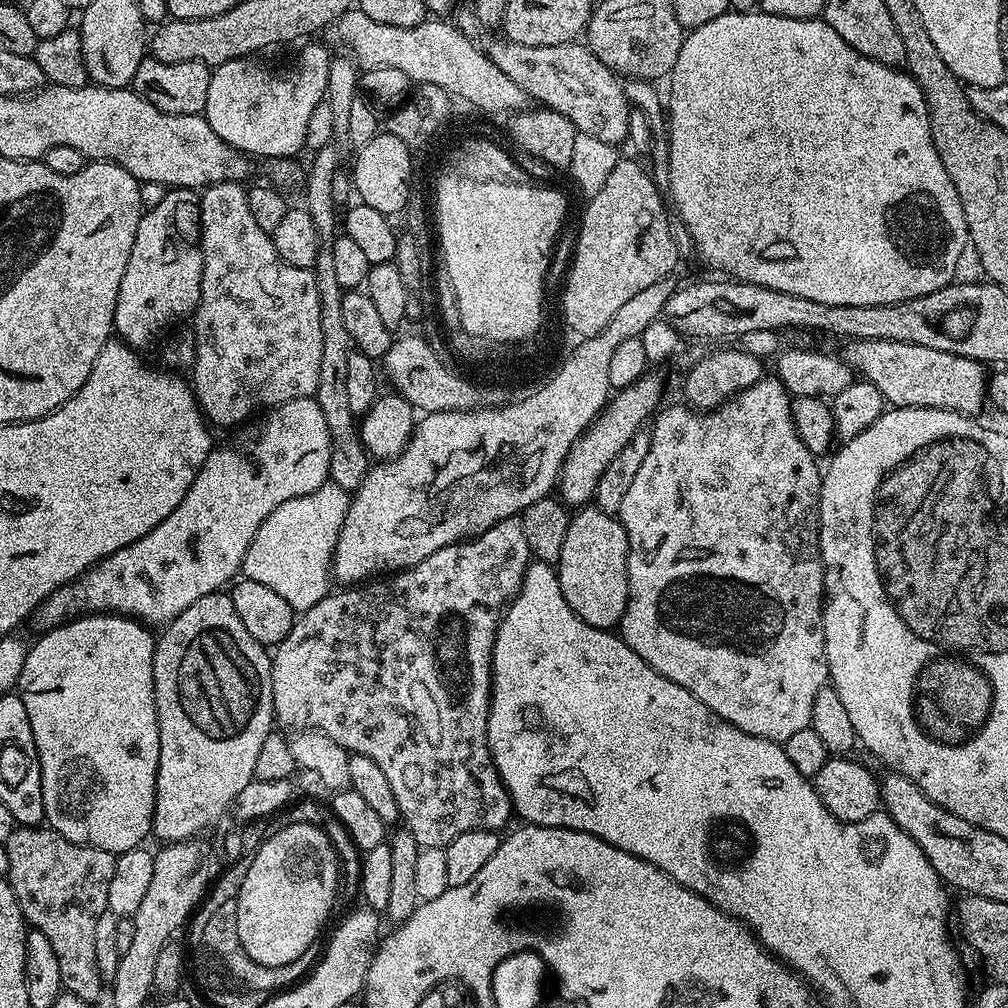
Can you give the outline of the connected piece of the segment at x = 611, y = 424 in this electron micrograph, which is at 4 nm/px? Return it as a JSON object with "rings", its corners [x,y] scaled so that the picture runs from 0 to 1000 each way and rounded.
{"rings":[[[647,369],[642,370],[633,379],[614,386],[604,396],[600,407],[568,440],[560,456],[554,477],[554,490],[561,501],[567,504],[582,501],[590,493],[592,476],[601,466],[601,462],[609,456],[610,451],[617,446],[617,443],[625,438],[625,435],[640,424],[639,419],[650,412],[654,406],[657,381],[654,375],[648,371]]]}

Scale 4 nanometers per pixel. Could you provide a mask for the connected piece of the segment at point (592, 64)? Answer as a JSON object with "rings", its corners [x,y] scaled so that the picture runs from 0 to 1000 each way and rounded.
{"rings":[[[503,38],[479,41],[478,47],[502,77],[514,81],[533,104],[550,109],[570,125],[572,131],[589,133],[615,145],[623,138],[625,104],[616,76],[602,67],[578,43],[554,46],[518,46]]]}

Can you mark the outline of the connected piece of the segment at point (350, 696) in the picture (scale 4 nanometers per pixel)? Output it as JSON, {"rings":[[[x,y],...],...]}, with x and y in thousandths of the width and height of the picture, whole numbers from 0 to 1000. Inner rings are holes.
{"rings":[[[515,514],[499,516],[486,522],[486,526],[476,532],[469,532],[467,536],[444,540],[438,546],[427,550],[427,554],[392,568],[388,573],[373,573],[360,581],[337,585],[341,587],[330,586],[319,592],[314,599],[293,612],[288,629],[284,629],[280,638],[273,640],[269,652],[270,708],[273,717],[282,724],[318,726],[323,728],[323,732],[331,732],[331,736],[335,736],[335,740],[347,748],[368,752],[382,766],[387,784],[391,784],[391,792],[395,796],[400,820],[410,828],[411,835],[418,842],[439,843],[446,835],[450,835],[450,831],[454,831],[454,827],[462,827],[466,823],[496,825],[503,819],[504,813],[509,813],[508,793],[504,791],[504,782],[498,776],[496,765],[488,755],[488,746],[484,742],[484,705],[488,703],[488,642],[492,636],[492,624],[496,621],[501,602],[516,588],[525,559],[526,549],[518,518]]]}

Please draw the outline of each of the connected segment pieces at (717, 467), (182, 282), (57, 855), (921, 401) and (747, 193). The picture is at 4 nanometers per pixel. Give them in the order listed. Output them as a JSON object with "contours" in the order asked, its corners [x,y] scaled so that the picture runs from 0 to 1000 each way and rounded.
{"contours":[[[[756,375],[748,383],[736,387],[731,393],[727,393],[722,400],[714,402],[713,405],[695,409],[688,407],[683,403],[678,403],[679,405],[663,405],[661,407],[659,405],[650,414],[649,420],[651,419],[651,422],[645,425],[647,435],[645,446],[641,450],[641,454],[637,454],[637,463],[633,465],[633,471],[629,473],[629,478],[625,481],[625,486],[621,486],[621,494],[618,496],[613,509],[615,521],[619,523],[623,531],[623,606],[615,614],[613,627],[619,638],[624,639],[650,667],[657,669],[661,673],[665,673],[665,677],[669,677],[673,681],[685,685],[685,688],[688,688],[688,692],[692,692],[704,704],[708,704],[708,708],[712,708],[720,716],[732,720],[732,724],[736,724],[740,728],[748,728],[752,732],[776,736],[780,732],[784,732],[784,728],[803,721],[809,690],[813,685],[818,683],[823,675],[821,670],[821,654],[819,653],[819,645],[817,644],[817,561],[813,559],[813,514],[812,511],[815,464],[810,461],[813,460],[811,453],[807,452],[804,446],[800,446],[796,435],[790,429],[790,421],[786,418],[786,403],[783,389],[778,386],[773,376],[762,376]]],[[[188,187],[164,189],[157,204],[146,207],[133,232],[133,248],[118,285],[112,324],[128,344],[142,345],[177,317],[193,309],[199,296],[201,252],[199,191]]],[[[17,819],[10,831],[3,834],[2,839],[8,852],[8,878],[14,883],[14,891],[25,914],[35,924],[50,931],[50,938],[54,941],[54,946],[58,949],[58,958],[62,962],[63,983],[89,998],[94,997],[94,992],[102,984],[104,987],[105,973],[97,962],[93,923],[97,919],[97,911],[101,906],[108,904],[106,887],[109,875],[112,874],[116,850],[100,841],[69,835],[47,819]]],[[[850,337],[838,342],[836,357],[846,362],[856,376],[871,383],[882,402],[891,405],[937,405],[961,415],[967,415],[978,405],[980,373],[973,358],[886,337]]],[[[723,10],[718,15],[708,18],[708,22],[700,22],[700,26],[688,28],[680,35],[679,45],[673,54],[673,62],[669,62],[669,69],[665,76],[667,82],[667,96],[661,99],[661,134],[663,137],[663,181],[662,189],[667,189],[665,202],[673,213],[674,221],[681,224],[681,228],[687,234],[689,249],[702,262],[715,266],[715,271],[723,275],[737,278],[740,282],[751,282],[764,288],[776,288],[780,292],[792,292],[792,296],[805,296],[807,300],[819,300],[823,304],[875,304],[876,302],[894,302],[896,298],[906,298],[912,294],[918,294],[924,290],[930,290],[939,286],[945,281],[948,270],[947,262],[951,260],[952,253],[956,250],[956,242],[961,241],[959,222],[921,222],[921,218],[905,218],[905,214],[921,214],[921,190],[897,190],[897,167],[905,163],[913,163],[917,167],[917,159],[925,159],[925,150],[928,148],[924,137],[923,121],[921,120],[921,107],[916,89],[900,70],[893,67],[880,67],[877,63],[867,62],[851,50],[843,47],[822,24],[816,19],[789,20],[788,18],[776,18],[765,16],[763,12],[753,10]]]]}

